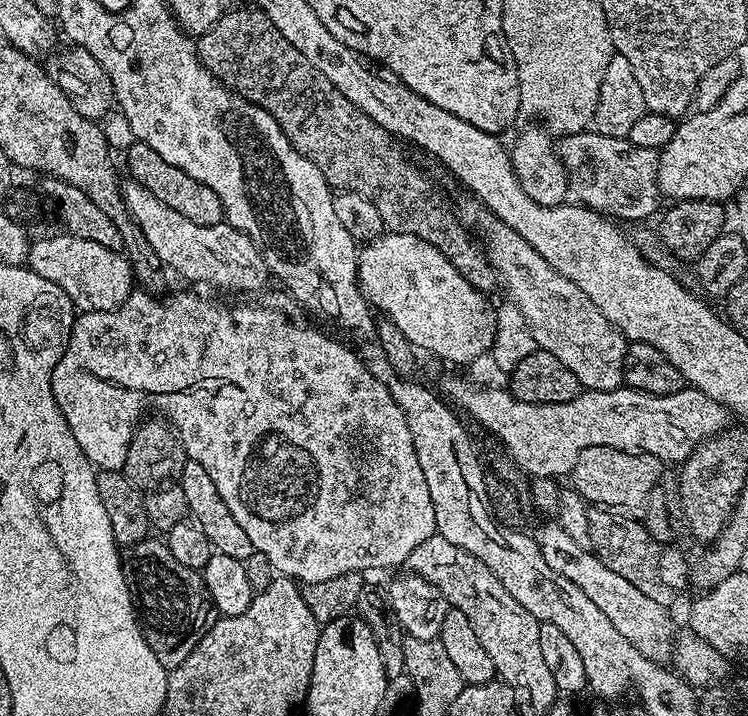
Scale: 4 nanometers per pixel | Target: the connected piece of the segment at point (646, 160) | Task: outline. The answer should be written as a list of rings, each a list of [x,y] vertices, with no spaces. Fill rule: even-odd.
[[[594,130],[573,132],[561,140],[564,141],[559,141],[558,151],[568,172],[568,187],[585,208],[594,208],[620,222],[644,220],[647,216],[657,215],[662,201],[661,190],[656,184],[660,165],[657,152],[634,146],[627,138],[610,138]]]

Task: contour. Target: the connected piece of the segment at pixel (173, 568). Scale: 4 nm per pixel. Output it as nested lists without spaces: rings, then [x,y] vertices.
[[[149,538],[131,545],[123,553],[122,563],[140,629],[144,631],[150,650],[154,650],[154,658],[158,658],[164,668],[177,668],[186,662],[190,650],[202,642],[204,635],[216,625],[218,619],[203,575],[197,569],[182,566],[182,562],[170,554],[163,539]]]

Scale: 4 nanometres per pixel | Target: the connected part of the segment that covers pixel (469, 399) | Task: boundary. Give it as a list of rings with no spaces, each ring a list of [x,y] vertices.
[[[448,380],[444,384],[444,392],[443,395],[469,421],[472,419],[474,423],[481,424],[490,435],[500,439],[509,458],[528,478],[567,477],[578,454],[590,446],[610,446],[619,452],[654,454],[658,459],[676,466],[706,438],[725,431],[730,424],[727,408],[691,386],[665,396],[646,394],[627,386],[609,392],[584,390],[570,402],[561,404],[527,404],[517,400],[511,391],[479,388],[468,380]]]

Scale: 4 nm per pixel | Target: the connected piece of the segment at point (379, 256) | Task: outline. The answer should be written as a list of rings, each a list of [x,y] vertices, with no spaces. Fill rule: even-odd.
[[[388,232],[376,240],[369,240],[359,249],[356,274],[360,281],[360,292],[368,300],[369,305],[377,313],[388,317],[390,322],[394,322],[414,349],[421,353],[423,353],[422,351],[429,352],[430,355],[437,356],[440,360],[449,360],[452,364],[472,364],[483,352],[484,355],[491,353],[492,343],[496,337],[496,308],[494,304],[488,301],[489,297],[485,293],[479,292],[474,286],[470,286],[470,282],[466,282],[466,278],[462,278],[462,274],[458,274],[458,270],[454,270],[451,262],[437,248],[430,246],[430,242],[422,242],[422,238],[414,238],[414,234],[398,234],[397,232]]]

